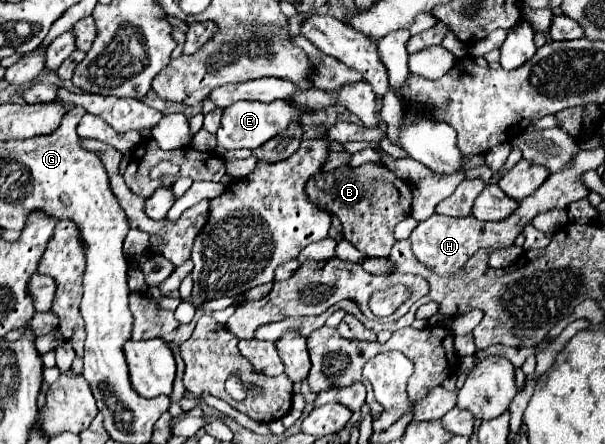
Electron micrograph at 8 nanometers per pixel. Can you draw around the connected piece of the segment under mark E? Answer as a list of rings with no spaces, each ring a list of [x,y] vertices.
[[[279,99],[279,101],[271,101],[271,103],[261,103],[261,101],[237,101],[235,105],[229,105],[223,111],[223,119],[217,131],[217,145],[225,147],[225,149],[255,149],[263,143],[267,143],[271,137],[275,137],[277,133],[285,131],[289,125],[293,123],[301,123],[301,119],[309,115],[307,109],[297,107],[291,101]]]

